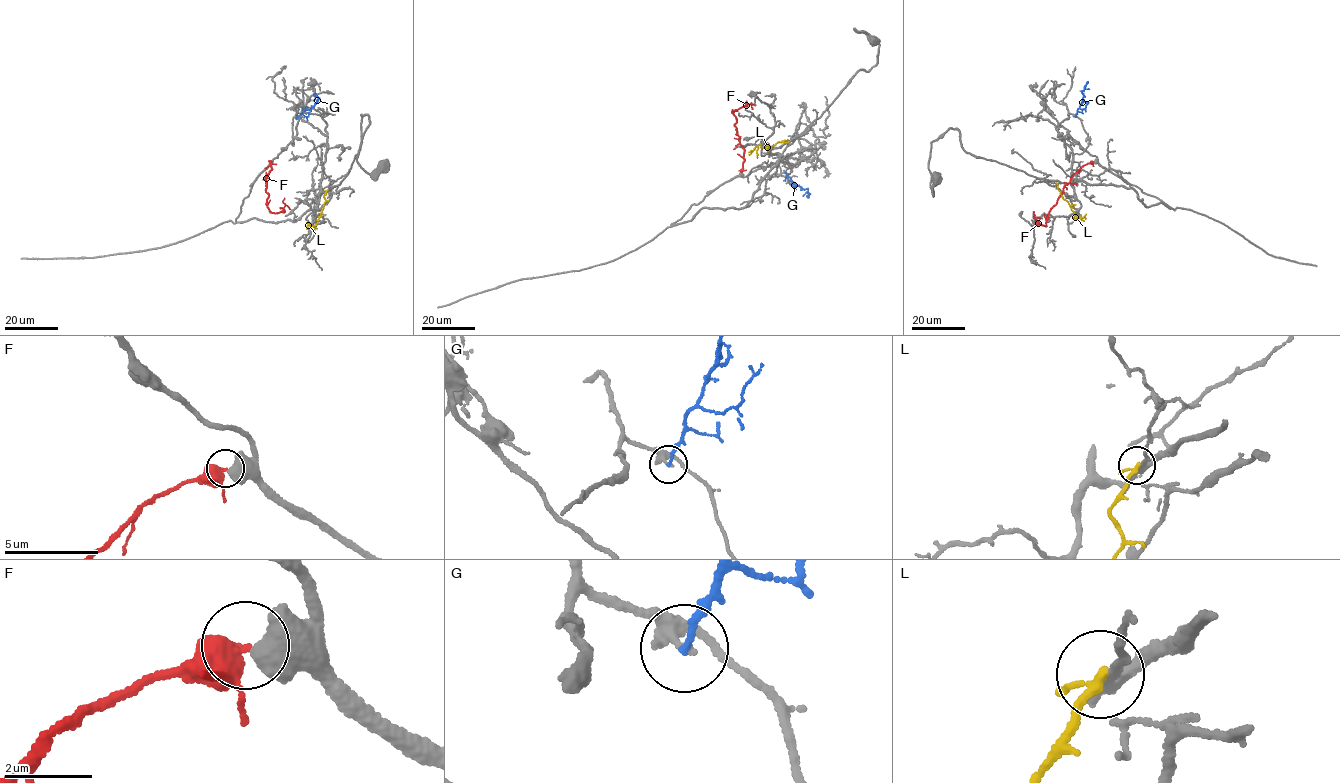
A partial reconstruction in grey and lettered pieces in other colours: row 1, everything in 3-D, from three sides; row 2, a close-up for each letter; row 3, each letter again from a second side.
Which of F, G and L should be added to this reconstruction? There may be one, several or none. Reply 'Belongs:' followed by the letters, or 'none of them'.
Belongs: none of them

